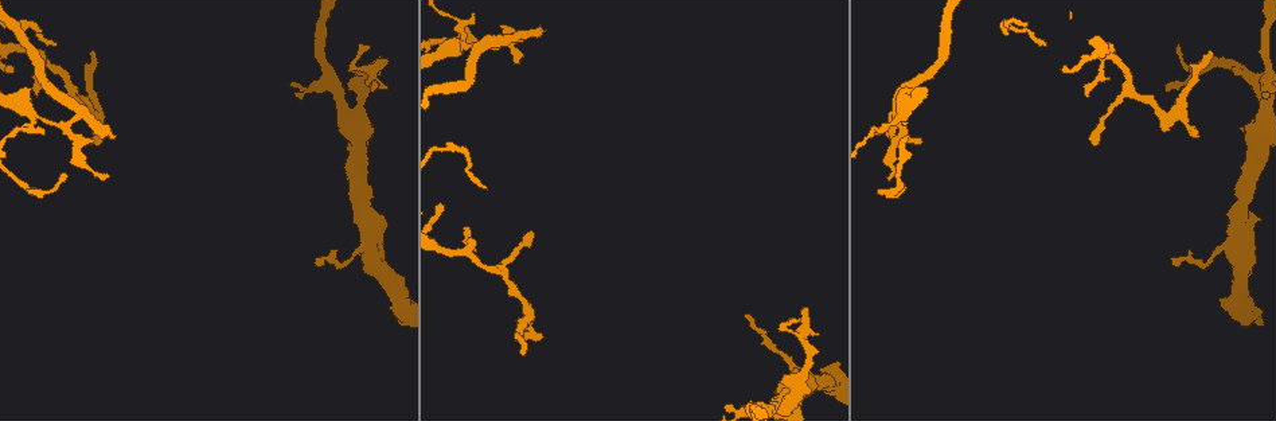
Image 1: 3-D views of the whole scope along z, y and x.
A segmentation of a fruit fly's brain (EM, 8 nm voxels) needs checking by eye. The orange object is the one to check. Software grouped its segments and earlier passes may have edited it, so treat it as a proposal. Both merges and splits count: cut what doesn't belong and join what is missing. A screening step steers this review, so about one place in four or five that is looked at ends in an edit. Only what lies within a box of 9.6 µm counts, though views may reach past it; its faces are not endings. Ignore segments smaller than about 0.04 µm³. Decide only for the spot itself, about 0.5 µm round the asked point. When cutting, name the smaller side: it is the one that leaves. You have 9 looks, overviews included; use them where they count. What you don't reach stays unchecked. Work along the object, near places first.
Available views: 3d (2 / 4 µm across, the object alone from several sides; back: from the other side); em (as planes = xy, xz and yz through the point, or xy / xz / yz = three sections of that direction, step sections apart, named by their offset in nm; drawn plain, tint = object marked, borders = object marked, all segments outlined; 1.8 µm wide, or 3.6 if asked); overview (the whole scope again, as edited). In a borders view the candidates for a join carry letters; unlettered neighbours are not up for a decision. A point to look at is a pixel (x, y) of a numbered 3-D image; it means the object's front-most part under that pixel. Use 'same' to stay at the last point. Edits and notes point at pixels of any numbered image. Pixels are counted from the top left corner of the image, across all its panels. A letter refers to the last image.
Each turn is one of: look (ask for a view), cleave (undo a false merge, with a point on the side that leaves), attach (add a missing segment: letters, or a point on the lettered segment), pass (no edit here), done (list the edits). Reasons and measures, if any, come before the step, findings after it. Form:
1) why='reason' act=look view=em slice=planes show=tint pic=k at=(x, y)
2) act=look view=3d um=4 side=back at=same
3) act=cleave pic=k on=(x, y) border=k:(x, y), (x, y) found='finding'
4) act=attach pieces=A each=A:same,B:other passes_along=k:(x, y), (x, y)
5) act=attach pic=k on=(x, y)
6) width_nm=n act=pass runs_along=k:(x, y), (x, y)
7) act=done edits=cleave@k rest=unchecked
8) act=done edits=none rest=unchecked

why='tapers out' act=look view=em slice=planes show=borders pic=1 at=(541, 334)

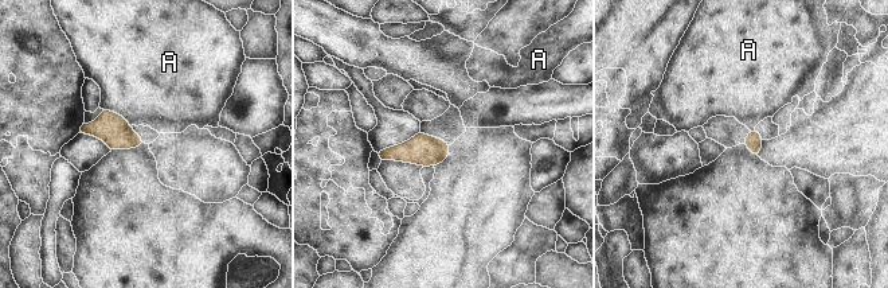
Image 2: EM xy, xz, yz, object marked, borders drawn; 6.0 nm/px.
width_nm=100 act=pass each=A:other border=2:(102, 108), (117, 112), (130, 125) found='none of them fits'

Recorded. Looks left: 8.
why='thick turns thin' act=look view=em um=3.6 slice=planes show=borders pic=1 at=(373, 242)

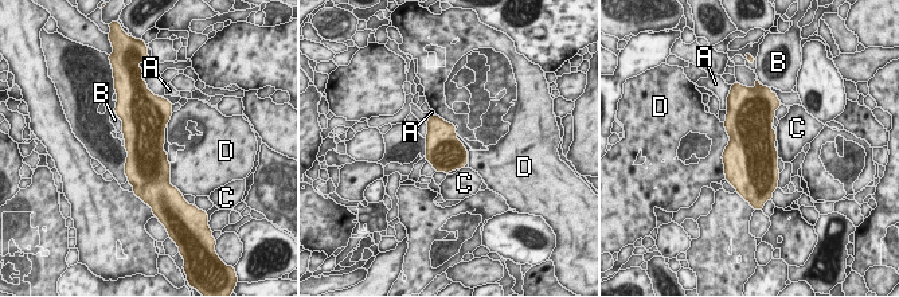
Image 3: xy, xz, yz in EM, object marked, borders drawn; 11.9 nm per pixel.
width_nm=460 act=pass each=A:other,B:other,C:other,D:other border=3:(723, 122), (726, 179) found='continuous, no second cell'

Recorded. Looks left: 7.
why='thin end' act=look view=3d um=2 side=back pic=1 at=(747, 317)

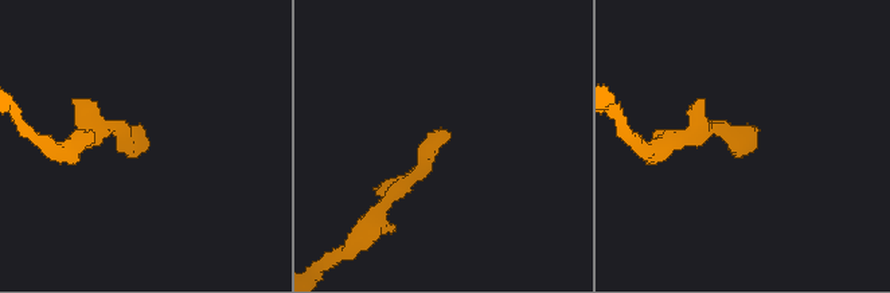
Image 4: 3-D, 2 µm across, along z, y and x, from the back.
why='shape alone is not enough' act=look view=em slice=xy step=16 show=borders pic=4 at=(751, 144)

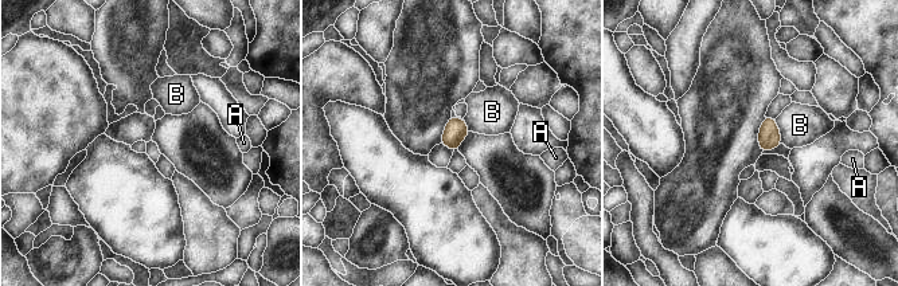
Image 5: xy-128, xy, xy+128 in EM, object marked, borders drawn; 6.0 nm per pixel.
width_nm=130 act=pass each=A:other,B:other border=5:(774, 118), (781, 142) found='none of them fits'

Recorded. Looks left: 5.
why='tapers out' act=look view=em slice=planes show=borders pic=1 at=(468, 229)

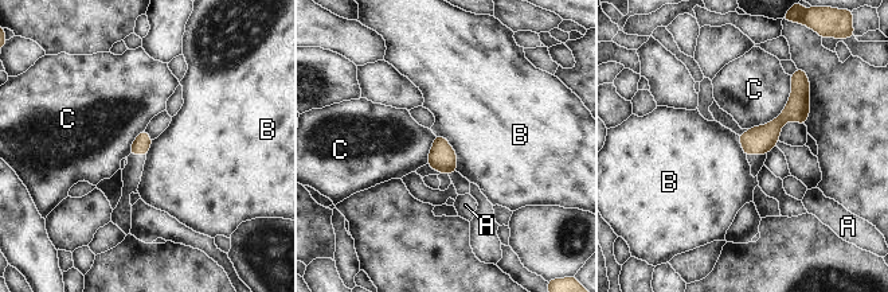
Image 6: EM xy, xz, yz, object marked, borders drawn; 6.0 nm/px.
width_nm=110 act=pass each=A:other,B:other,C:other runs_along=6:(798, 84), (798, 102), (747, 151) found='none of them fits'

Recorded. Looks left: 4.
act=done edits=none rest=unchecked

